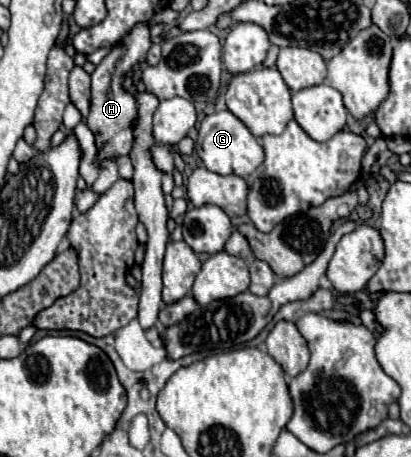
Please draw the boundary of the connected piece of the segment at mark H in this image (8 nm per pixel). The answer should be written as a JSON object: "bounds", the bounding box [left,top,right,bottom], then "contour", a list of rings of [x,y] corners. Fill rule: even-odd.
{"bounds":[87,23,151,161],"contour":[[[141,23],[137,25],[129,35],[121,39],[121,43],[97,65],[97,69],[91,75],[91,111],[87,117],[89,129],[97,137],[97,147],[99,151],[99,161],[105,157],[121,157],[129,155],[133,147],[133,131],[131,131],[131,121],[137,117],[137,105],[133,95],[125,93],[121,83],[123,83],[123,73],[129,73],[135,63],[141,63],[151,47],[151,37],[149,37],[149,25]]]}

